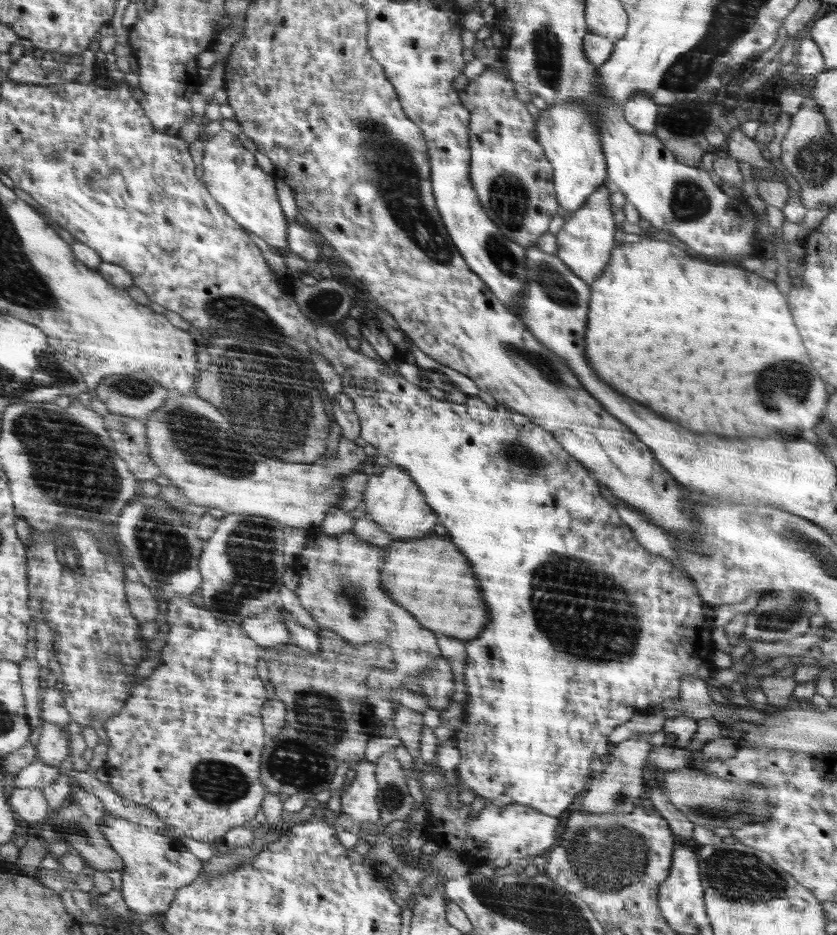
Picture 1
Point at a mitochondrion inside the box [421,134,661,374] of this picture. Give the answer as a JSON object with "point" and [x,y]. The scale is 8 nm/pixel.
{"point":[508,197]}

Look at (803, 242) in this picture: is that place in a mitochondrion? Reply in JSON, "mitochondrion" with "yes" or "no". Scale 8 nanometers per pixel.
{"mitochondrion":"no"}

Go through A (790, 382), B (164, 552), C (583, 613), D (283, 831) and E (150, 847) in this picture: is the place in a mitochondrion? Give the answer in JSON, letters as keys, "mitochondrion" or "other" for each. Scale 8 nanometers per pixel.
{"A":"mitochondrion","B":"mitochondrion","C":"mitochondrion","D":"other","E":"other"}

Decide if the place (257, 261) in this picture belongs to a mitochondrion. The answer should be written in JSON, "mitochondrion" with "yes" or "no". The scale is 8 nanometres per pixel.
{"mitochondrion":"no"}

